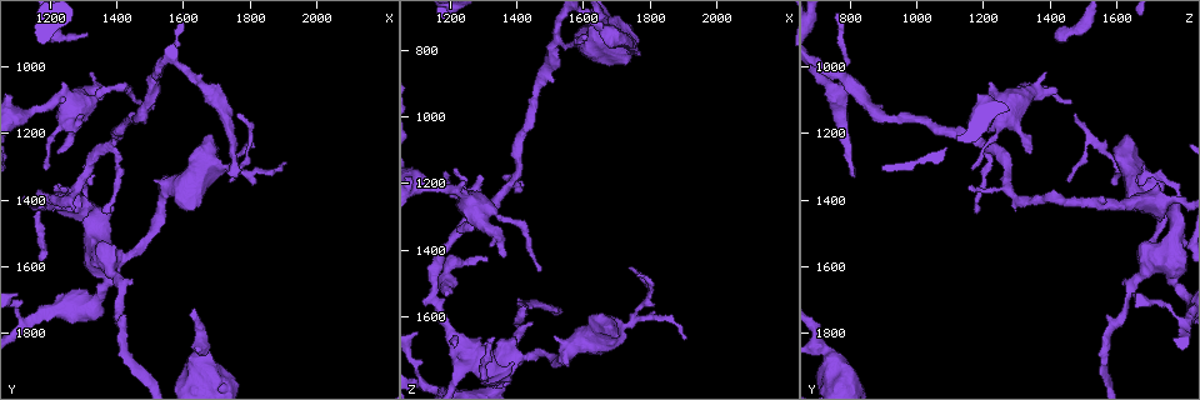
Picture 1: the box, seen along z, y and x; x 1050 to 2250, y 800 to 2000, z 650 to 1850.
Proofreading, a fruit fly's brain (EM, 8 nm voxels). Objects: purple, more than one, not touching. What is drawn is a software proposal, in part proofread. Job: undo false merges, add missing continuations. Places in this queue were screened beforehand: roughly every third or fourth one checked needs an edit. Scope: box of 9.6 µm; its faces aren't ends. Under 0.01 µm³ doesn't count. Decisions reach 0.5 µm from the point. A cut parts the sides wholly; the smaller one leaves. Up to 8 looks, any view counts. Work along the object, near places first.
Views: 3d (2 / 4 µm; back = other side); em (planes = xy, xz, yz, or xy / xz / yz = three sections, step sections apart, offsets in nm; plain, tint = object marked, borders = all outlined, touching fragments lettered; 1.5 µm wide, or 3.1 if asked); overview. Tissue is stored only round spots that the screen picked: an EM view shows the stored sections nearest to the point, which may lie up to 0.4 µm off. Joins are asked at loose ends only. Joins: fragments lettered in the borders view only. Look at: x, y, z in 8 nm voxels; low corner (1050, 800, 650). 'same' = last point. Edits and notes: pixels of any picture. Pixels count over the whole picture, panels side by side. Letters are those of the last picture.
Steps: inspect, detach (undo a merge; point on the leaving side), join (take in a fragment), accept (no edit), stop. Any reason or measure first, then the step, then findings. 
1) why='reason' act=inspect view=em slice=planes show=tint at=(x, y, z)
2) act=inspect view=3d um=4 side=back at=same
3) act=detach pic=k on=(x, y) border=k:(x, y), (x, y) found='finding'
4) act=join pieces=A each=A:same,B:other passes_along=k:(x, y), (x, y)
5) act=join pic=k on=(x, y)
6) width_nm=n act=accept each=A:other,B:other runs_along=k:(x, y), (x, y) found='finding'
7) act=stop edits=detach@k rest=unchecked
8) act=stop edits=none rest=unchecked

why='thin end' act=inspect view=em slice=planes show=borders at=(1480, 1110, 1450)

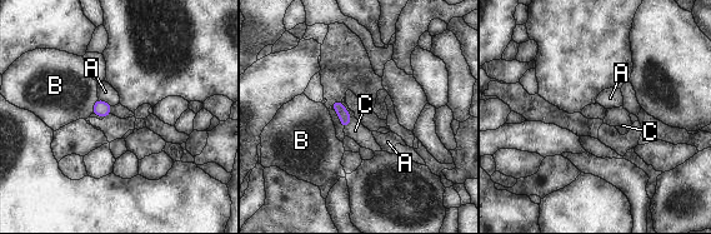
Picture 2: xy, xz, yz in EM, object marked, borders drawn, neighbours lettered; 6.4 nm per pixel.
act=join pieces=C each=A:other,B:other,C:same passes_along=2:(345, 118), (349, 123), (355, 130) found='it goes on there'

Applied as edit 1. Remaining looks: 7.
why='see it whole again' act=inspect view=overview

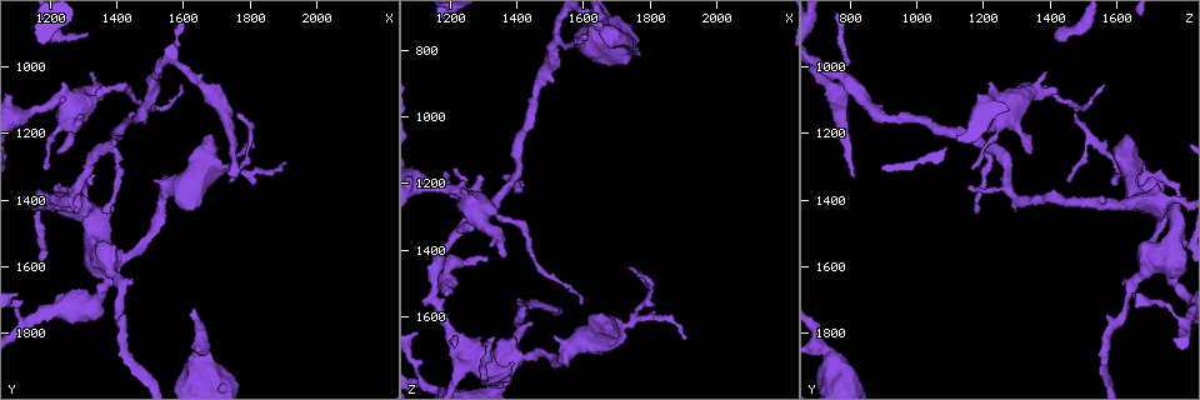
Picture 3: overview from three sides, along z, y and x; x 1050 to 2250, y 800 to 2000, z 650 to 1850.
why='thin end' act=inspect view=em slice=planes show=borders at=(1300, 1300, 1680)

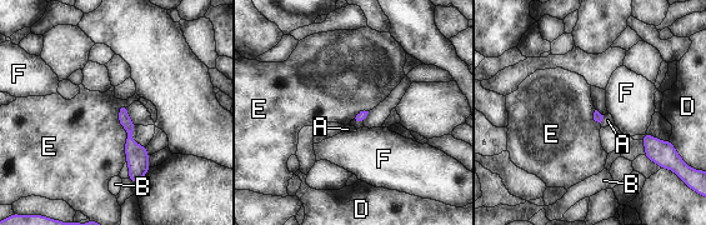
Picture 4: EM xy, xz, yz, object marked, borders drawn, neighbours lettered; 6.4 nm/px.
longest_contact=E:380nm act=accept each=A:other,B:other,D:other,E:other,F:other border=4:(121, 103), (126, 161) found='no lettered fragment goes on from it'

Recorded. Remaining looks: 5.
why='free end' act=inspect view=3d um=4 side=back at=(1320, 900, 1430)

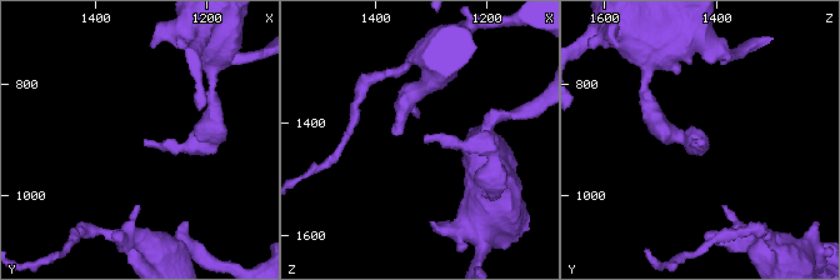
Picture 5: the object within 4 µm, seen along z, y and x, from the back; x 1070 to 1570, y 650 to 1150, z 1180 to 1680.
act=inspect view=em slice=yz step=4 show=tint at=(1305, 900, 1435)

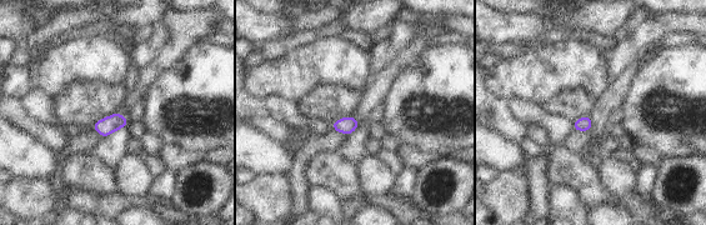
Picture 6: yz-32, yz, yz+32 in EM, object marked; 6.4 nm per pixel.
why='cut it another way' act=inspect view=em slice=xy step=4 show=borders at=same

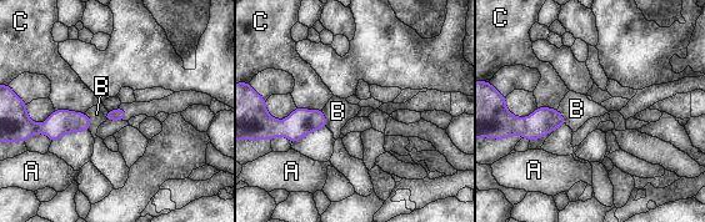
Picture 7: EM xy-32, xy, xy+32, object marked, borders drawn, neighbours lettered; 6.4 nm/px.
longest_contact=C:190nm act=accept each=A:other,B:other,C:other border=7:(85, 112), (90, 120), (89, 130) found='no lettered fragment goes on from it'

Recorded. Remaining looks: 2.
act=stop edits=join@2 rest=unchecked

